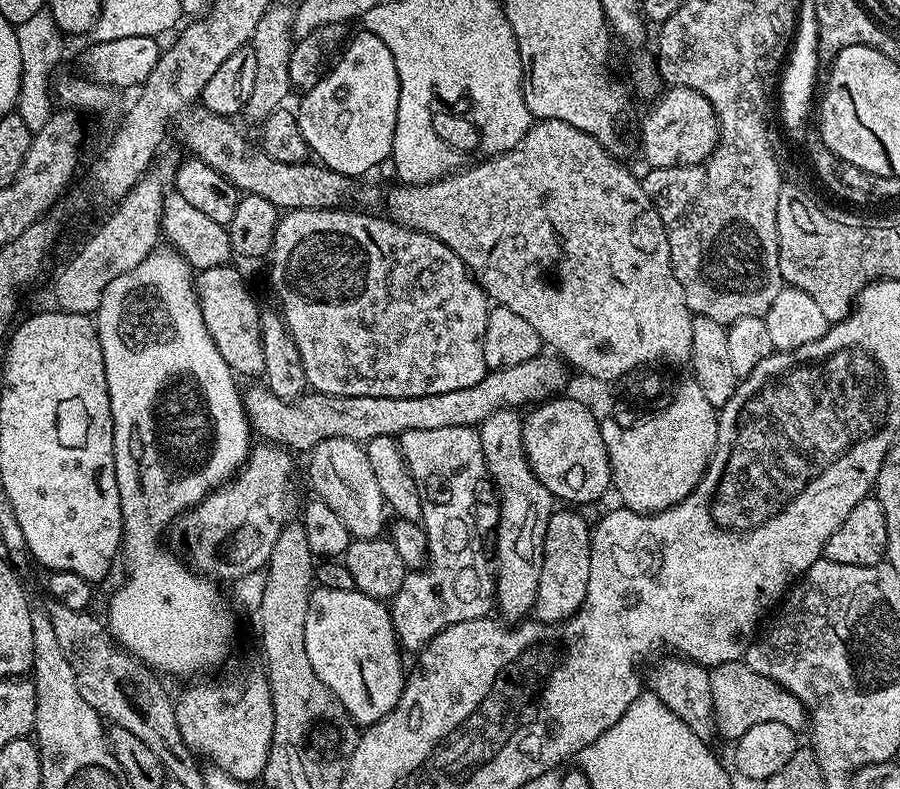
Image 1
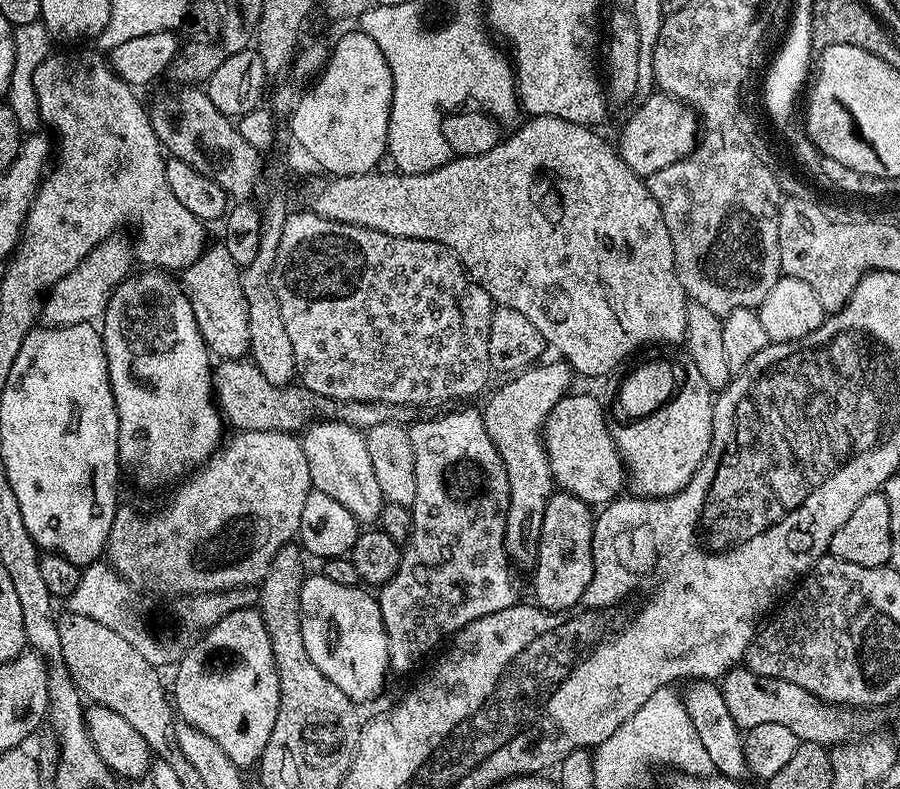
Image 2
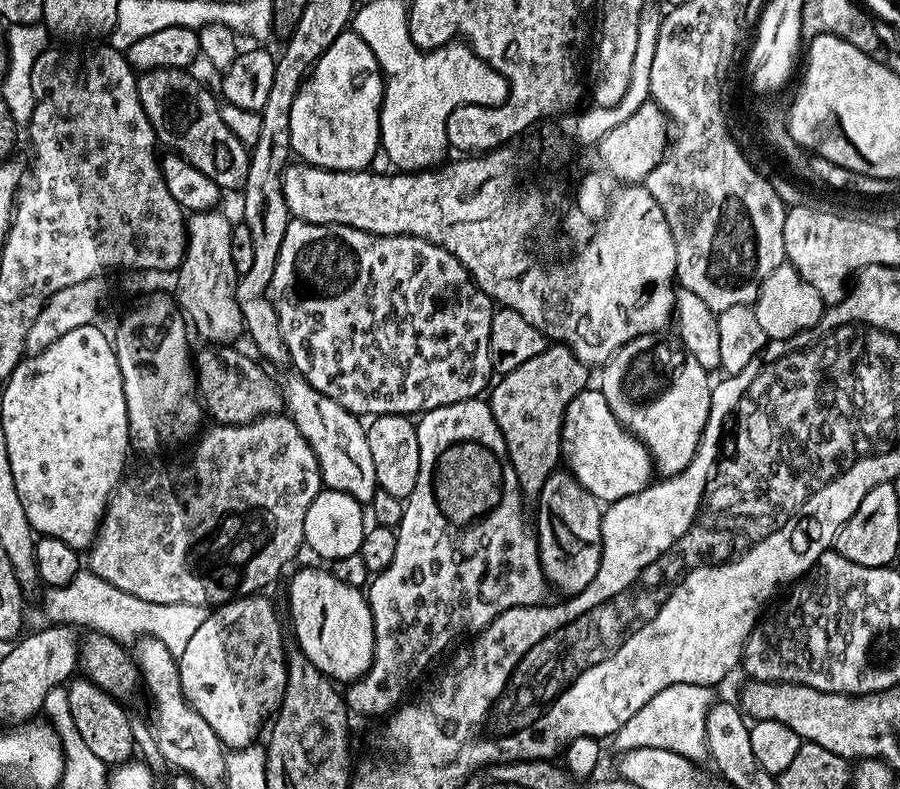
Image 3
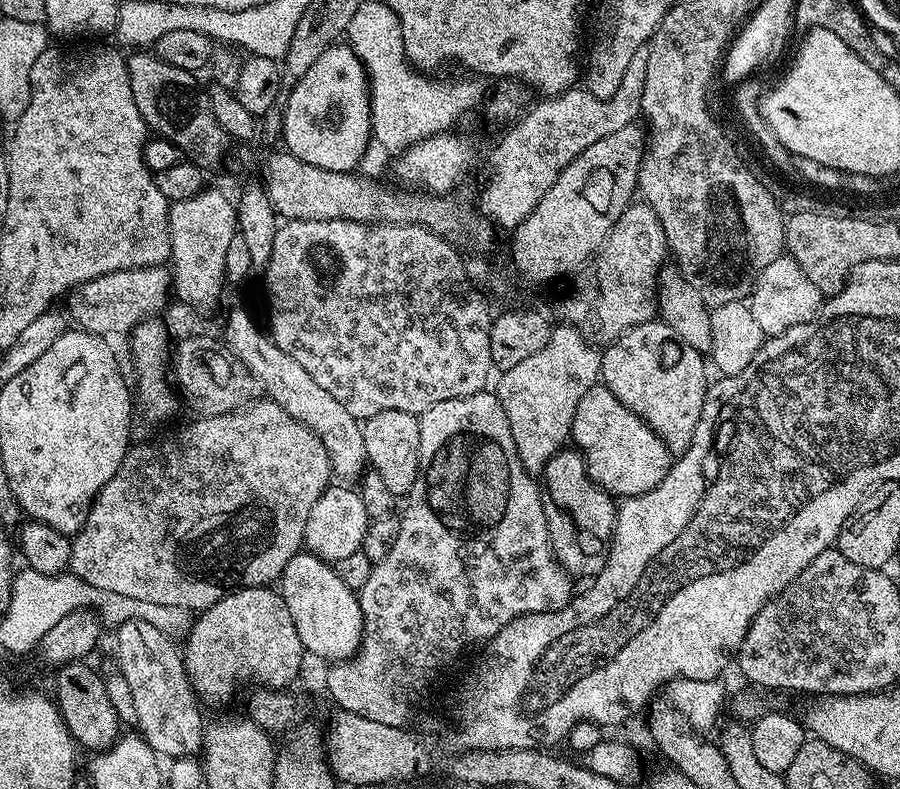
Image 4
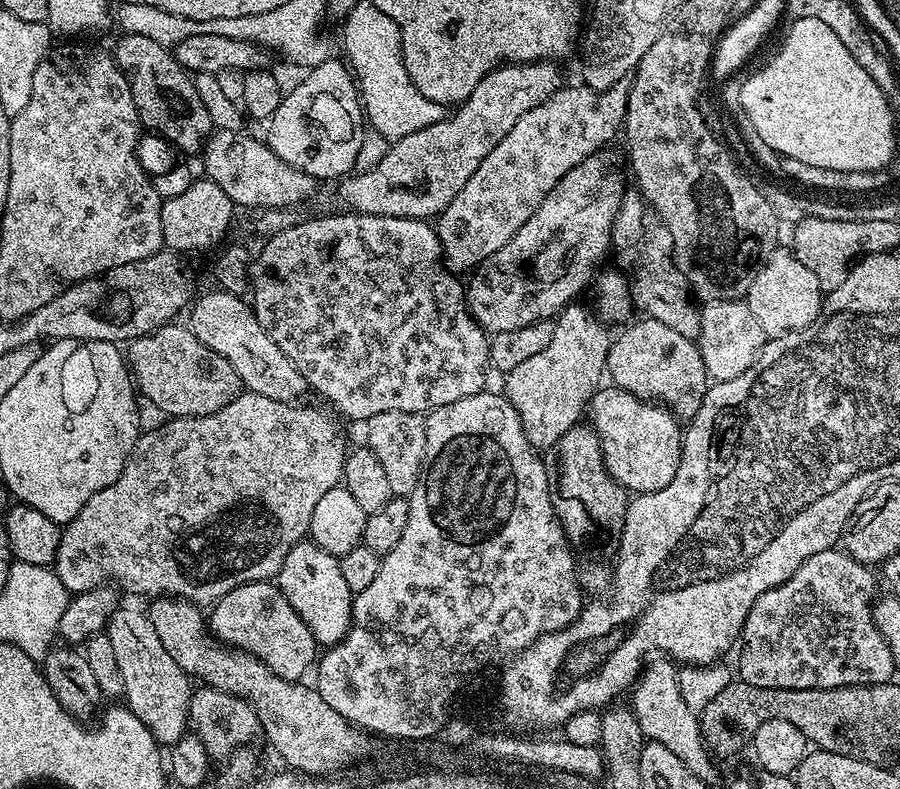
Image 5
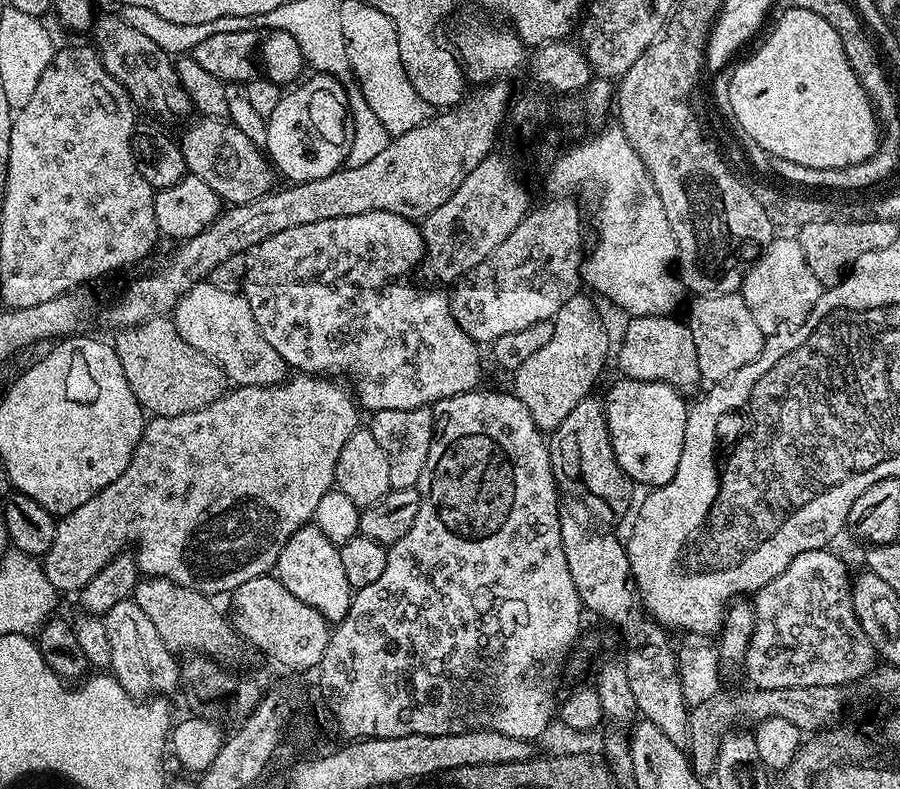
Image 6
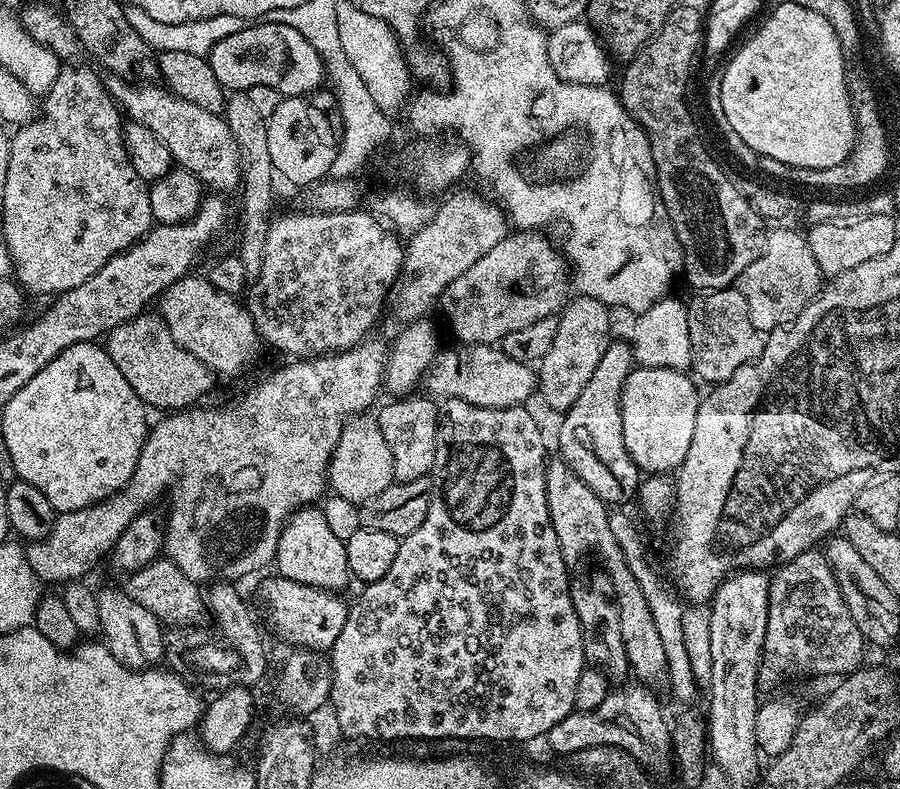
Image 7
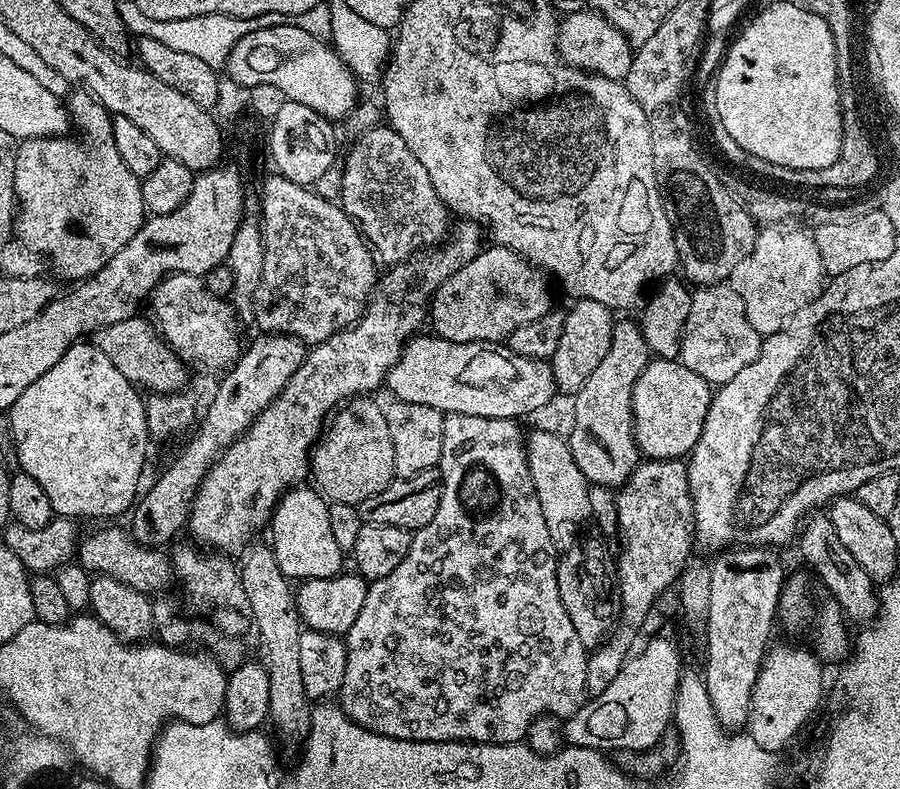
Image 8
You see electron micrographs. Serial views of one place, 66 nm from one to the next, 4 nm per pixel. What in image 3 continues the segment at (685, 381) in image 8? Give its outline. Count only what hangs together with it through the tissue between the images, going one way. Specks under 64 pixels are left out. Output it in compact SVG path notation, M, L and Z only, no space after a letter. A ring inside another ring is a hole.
M596 386L583 388L570 406L566 406L560 435L560 454L573 478L590 490L594 499L605 505L614 503L618 498L638 494L654 480L652 455L638 437L620 424L614 410L610 410L610 402L606 402Z

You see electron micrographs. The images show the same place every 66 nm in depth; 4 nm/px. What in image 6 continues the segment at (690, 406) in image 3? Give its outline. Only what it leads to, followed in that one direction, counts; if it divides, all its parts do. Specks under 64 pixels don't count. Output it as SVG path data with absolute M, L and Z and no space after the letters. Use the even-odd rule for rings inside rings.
M633 316L627 322L628 329L620 340L620 353L615 353L614 360L620 363L620 368L629 380L649 380L669 384L681 394L688 394L691 388L701 387L702 381L698 370L698 350L694 350L694 338L690 334L687 323L683 319L676 320L670 316Z

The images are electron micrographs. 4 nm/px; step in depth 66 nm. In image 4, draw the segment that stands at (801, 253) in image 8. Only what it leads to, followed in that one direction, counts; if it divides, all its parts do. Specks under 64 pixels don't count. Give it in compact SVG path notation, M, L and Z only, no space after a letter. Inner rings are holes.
M782 254L762 270L756 280L750 297L750 307L758 326L762 326L765 337L780 336L794 326L802 326L816 317L822 307L822 297L818 286L806 278L806 270L798 266L794 257Z

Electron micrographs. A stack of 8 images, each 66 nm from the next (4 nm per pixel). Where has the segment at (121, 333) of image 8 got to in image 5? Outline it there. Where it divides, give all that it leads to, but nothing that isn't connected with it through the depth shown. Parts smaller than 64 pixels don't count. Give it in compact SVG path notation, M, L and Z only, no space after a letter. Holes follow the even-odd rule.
M180 322L164 324L136 340L127 341L126 363L139 395L161 408L168 418L214 414L214 410L222 410L222 406L242 391L234 366L222 354L210 350L210 346L198 342L196 335Z

